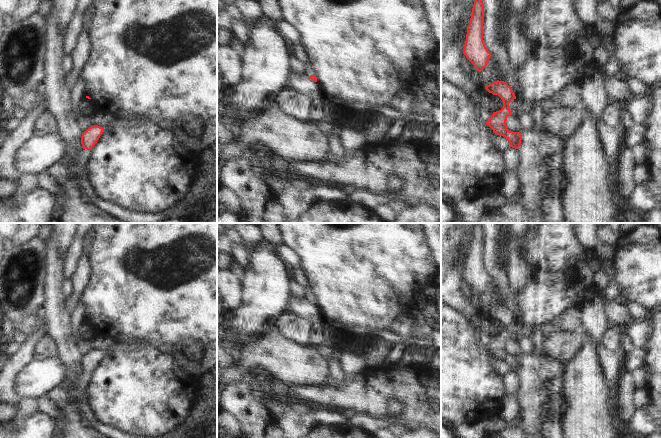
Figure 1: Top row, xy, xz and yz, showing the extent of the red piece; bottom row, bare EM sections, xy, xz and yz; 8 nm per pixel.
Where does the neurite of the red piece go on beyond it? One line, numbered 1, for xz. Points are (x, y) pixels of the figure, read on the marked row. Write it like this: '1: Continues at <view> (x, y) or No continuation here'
1: Continues at xz (308, 71).

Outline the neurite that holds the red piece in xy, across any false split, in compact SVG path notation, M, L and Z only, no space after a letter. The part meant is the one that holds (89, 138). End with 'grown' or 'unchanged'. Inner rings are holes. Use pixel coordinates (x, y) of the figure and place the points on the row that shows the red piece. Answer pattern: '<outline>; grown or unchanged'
M93 125L84 131L81 136L81 144L83 149L77 158L76 166L79 170L77 180L82 195L88 198L89 203L92 206L114 219L123 221L124 223L161 223L162 221L167 220L168 214L173 213L169 210L164 210L158 213L130 211L119 205L115 205L108 201L103 201L94 193L86 178L85 165L88 162L90 150L97 143L103 131L103 127Z; grown

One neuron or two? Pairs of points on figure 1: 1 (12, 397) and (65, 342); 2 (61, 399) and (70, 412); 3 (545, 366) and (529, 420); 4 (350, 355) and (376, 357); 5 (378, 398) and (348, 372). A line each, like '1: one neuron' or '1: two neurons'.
1: two neurons
2: two neurons
3: two neurons
4: two neurons
5: two neurons

